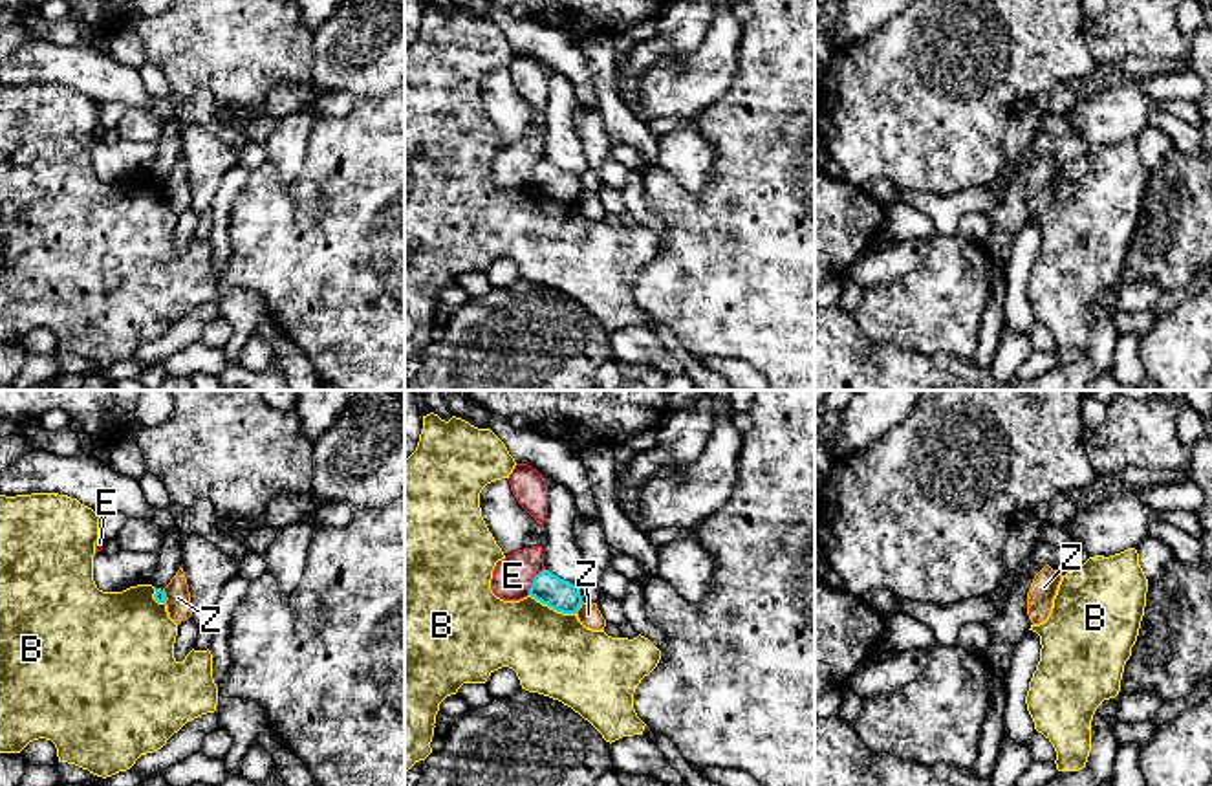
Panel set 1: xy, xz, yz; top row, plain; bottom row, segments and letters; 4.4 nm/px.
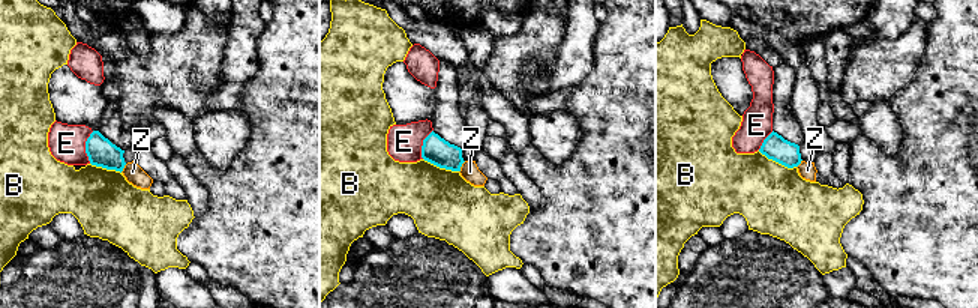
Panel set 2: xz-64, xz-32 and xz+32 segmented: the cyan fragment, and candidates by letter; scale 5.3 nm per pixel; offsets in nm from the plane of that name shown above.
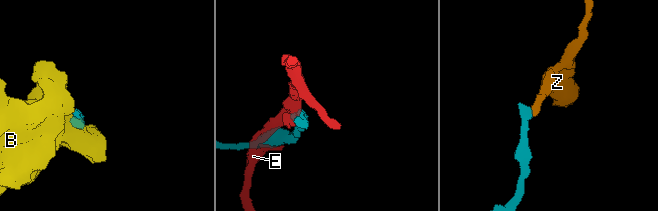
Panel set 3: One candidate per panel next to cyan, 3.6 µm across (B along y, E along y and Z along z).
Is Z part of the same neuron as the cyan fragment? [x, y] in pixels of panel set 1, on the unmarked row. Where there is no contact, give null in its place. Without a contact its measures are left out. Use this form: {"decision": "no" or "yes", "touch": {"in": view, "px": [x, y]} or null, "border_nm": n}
{"decision": "no", "touch": {"in": "xz", "px": [579, 196]}, "border_nm": 70}

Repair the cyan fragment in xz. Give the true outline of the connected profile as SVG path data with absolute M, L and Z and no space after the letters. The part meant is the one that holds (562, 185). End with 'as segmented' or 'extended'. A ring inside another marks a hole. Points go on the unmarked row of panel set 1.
M542 159L535 165L529 185L562 203L577 203L584 192L580 176L560 169L549 159Z; as segmented

